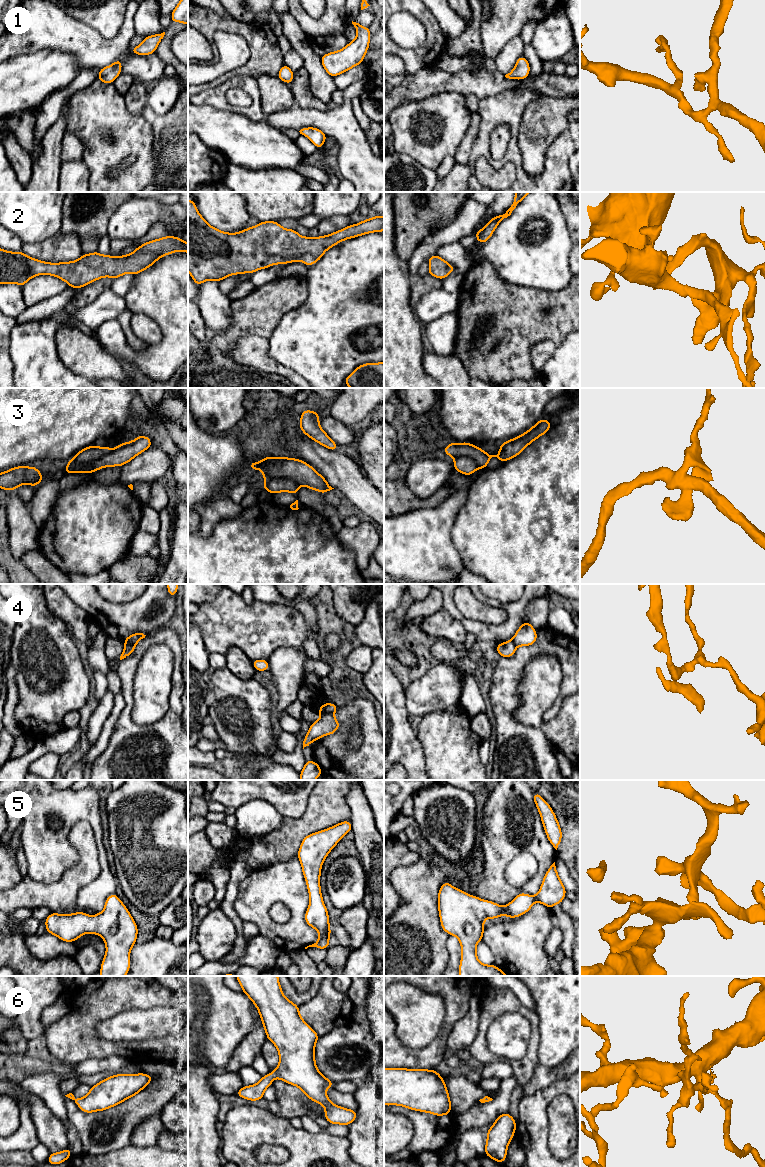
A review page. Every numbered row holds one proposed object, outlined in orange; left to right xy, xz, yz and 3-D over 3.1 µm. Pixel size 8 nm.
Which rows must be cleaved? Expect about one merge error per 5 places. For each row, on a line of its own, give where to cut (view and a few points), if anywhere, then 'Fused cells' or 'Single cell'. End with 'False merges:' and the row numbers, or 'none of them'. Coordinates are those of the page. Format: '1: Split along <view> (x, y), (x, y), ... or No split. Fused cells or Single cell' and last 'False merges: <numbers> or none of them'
1: No split. Single cell
2: No split. Single cell
3: Split along xz (265, 479), (288, 477), (299, 484). Fused cells
4: Split along xz (332, 712), (320, 714). Fused cells
5: No split. Single cell
6: No split. Single cell
False merges: 3, 4

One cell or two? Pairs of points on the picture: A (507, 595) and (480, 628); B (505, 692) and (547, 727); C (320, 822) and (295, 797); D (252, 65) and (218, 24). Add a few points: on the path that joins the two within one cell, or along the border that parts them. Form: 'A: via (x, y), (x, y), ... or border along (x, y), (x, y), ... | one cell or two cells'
A: border along (488, 597), (493, 597), (505, 604) | two cells
B: border along (560, 706), (560, 710), (551, 719), (543, 722) | two cells
C: border along (312, 790), (307, 807), (300, 816), (284, 816) | two cells
D: via (255, 50), (255, 42), (241, 28), (233, 26) | one cell

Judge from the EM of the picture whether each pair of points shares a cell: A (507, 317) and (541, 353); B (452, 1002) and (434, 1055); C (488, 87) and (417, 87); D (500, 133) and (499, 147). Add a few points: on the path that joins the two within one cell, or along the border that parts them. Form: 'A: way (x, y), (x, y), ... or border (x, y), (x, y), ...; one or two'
A: border (553, 342), (541, 340), (532, 346), (533, 368); two
B: way (452, 1015), (440, 1042); one
C: way (470, 83), (435, 83); one
D: way (501, 136), (499, 144); one

